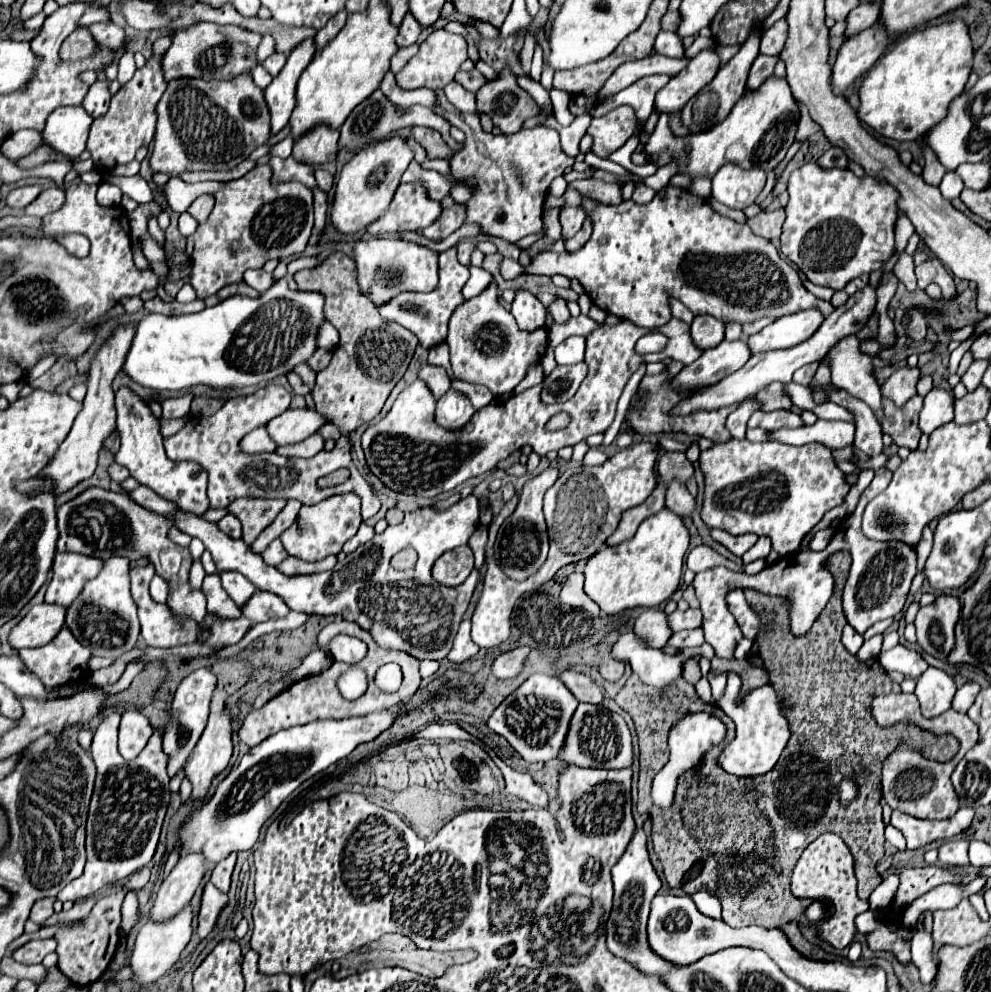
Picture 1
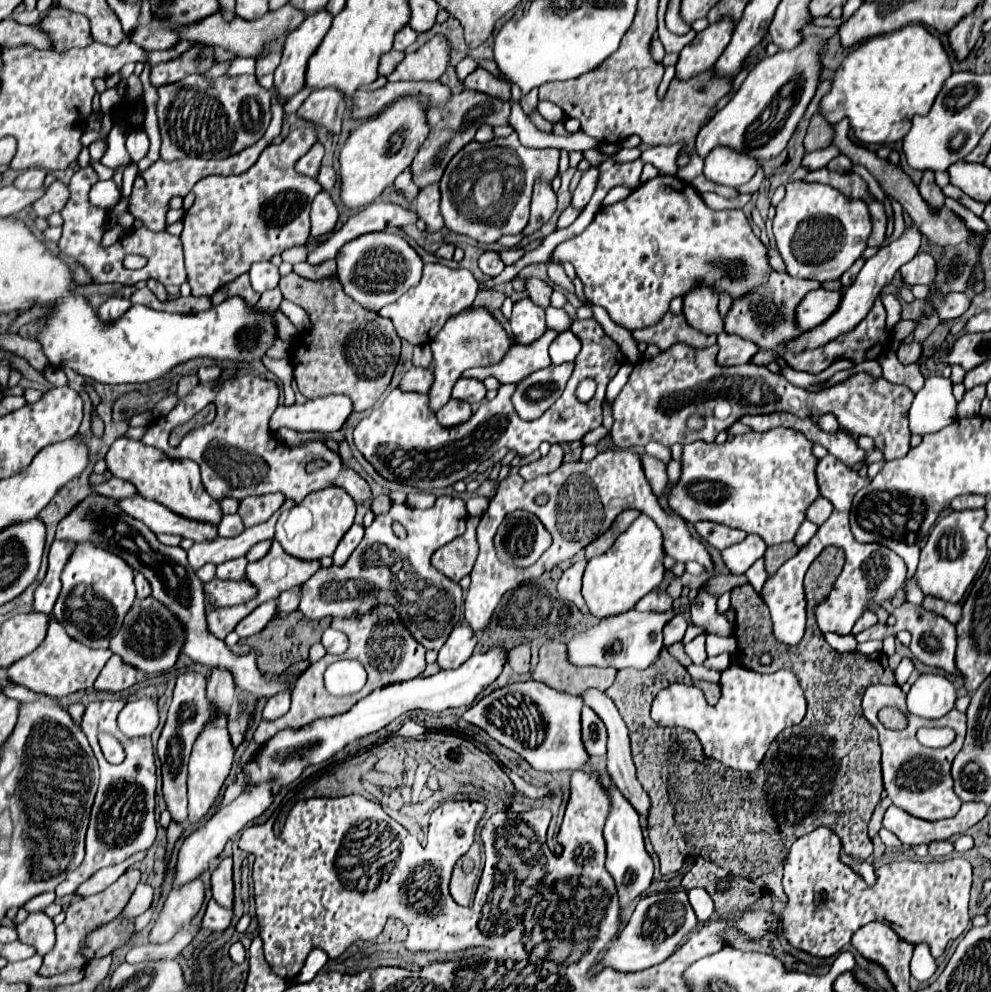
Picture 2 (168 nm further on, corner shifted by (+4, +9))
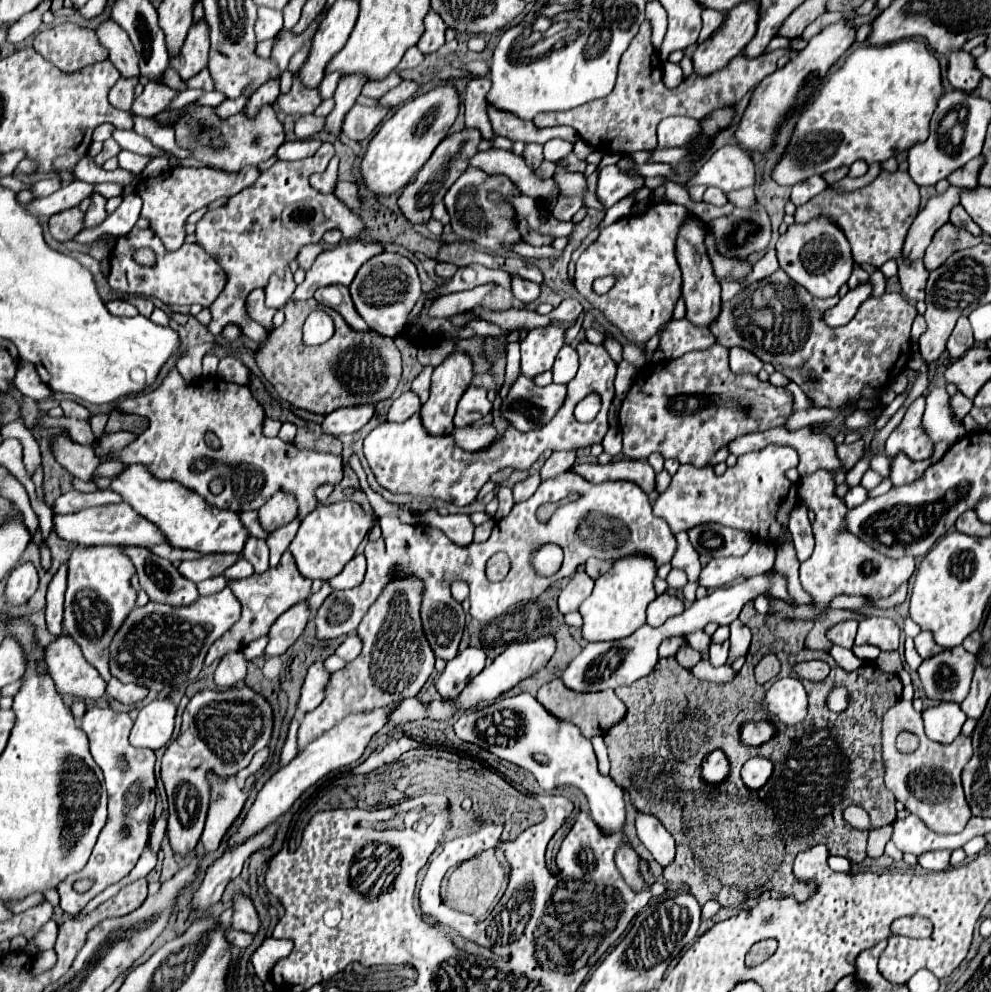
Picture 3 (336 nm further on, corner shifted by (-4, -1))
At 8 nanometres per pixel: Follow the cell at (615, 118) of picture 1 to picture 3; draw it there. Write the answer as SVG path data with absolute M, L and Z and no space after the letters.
M645 21L639 27L639 33L631 41L629 49L623 53L619 63L619 75L615 89L603 97L595 99L591 103L585 103L583 107L575 107L571 111L557 111L557 113L539 113L533 119L535 127L553 127L553 125L569 125L577 131L577 135L589 143L591 147L599 151L609 153L631 153L631 151L649 151L657 147L657 135L655 129L661 123L661 119L671 115L687 115L695 119L703 119L711 111L723 107L723 105L735 105L747 91L751 91L757 83L761 83L767 75L771 75L777 69L777 59L785 55L787 49L779 49L767 55L759 55L755 59L737 55L731 59L723 69L715 71L715 75L701 77L693 75L684 79L682 83L669 89L661 81L661 63L659 55L651 45L651 27Z

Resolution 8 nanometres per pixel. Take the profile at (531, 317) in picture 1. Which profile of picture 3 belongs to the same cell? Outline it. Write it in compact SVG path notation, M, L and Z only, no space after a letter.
M547 325L541 329L531 329L521 341L521 373L529 379L549 371L553 367L555 355L565 345L565 329L557 325Z

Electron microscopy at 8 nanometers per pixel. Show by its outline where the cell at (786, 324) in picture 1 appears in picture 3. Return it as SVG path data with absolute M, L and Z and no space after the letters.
M863 283L863 285L855 287L855 289L849 289L849 293L833 309L825 311L827 325L831 325L831 327L847 325L855 317L855 313L861 307L861 303L871 297L871 293L873 293L871 283Z

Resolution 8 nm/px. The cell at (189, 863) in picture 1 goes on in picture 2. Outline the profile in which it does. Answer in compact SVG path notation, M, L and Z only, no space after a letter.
M261 783L249 791L243 791L233 803L229 803L227 807L223 807L219 813L215 813L207 825L199 827L197 831L193 831L181 845L179 853L177 853L177 863L175 863L175 873L173 873L173 883L171 883L171 889L179 889L187 883L191 883L193 879L197 879L203 871L207 871L209 863L219 857L219 853L223 851L225 843L237 835L239 831L245 829L247 823L251 823L255 817L259 817L273 801L273 795L271 795L271 785L269 783Z

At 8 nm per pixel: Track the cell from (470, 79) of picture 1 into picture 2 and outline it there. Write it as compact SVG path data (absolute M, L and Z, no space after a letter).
M477 67L475 73L469 73L465 79L463 79L463 87L467 89L477 89L477 91L485 91L489 95L495 95L495 97L503 97L503 99L509 99L509 83L501 81L501 79L495 79L489 71L485 71L483 67Z

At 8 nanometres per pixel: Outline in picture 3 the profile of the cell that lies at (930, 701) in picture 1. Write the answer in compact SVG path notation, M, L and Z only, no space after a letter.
M939 703L931 709L923 711L923 721L925 721L925 733L931 741L937 743L953 743L955 737L961 733L961 727L965 723L965 715L959 705L945 705Z

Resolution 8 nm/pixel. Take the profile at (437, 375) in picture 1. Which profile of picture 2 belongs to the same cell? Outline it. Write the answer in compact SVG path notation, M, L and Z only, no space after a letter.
M411 367L399 383L403 391L417 391L417 393L429 393L431 385L433 385L433 369L425 367Z

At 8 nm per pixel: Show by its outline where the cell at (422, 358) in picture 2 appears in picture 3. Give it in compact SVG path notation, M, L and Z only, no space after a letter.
M425 367L423 373L413 381L411 385L411 391L421 399L421 405L427 401L427 395L429 395L429 383L431 383L431 373L433 369L431 367Z

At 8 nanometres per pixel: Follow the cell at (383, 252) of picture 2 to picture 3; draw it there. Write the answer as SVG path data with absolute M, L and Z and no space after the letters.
M387 251L375 255L357 271L349 291L357 313L365 319L369 329L385 337L397 337L405 329L407 315L423 293L415 265L409 259Z

